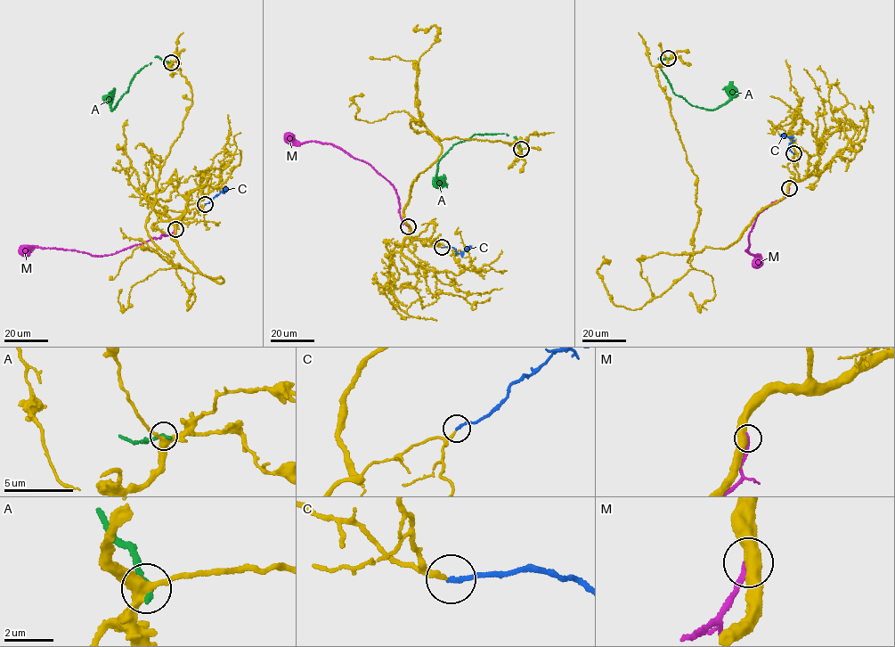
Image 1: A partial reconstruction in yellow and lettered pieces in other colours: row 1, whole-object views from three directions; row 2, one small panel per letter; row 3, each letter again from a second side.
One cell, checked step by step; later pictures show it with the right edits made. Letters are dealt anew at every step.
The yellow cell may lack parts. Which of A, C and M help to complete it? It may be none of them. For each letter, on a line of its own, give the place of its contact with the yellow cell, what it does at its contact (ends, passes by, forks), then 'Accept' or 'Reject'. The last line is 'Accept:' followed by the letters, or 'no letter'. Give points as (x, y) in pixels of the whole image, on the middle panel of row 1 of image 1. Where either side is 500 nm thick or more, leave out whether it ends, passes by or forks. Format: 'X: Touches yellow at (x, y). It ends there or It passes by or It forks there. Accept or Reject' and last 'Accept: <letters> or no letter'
A: Touches yellow at (521, 149). It ends there. Reject
C: Touches yellow at (442, 247). It ends there. Accept
M: Touches yellow at (408, 226). It ends there. Accept
Accept: C, M

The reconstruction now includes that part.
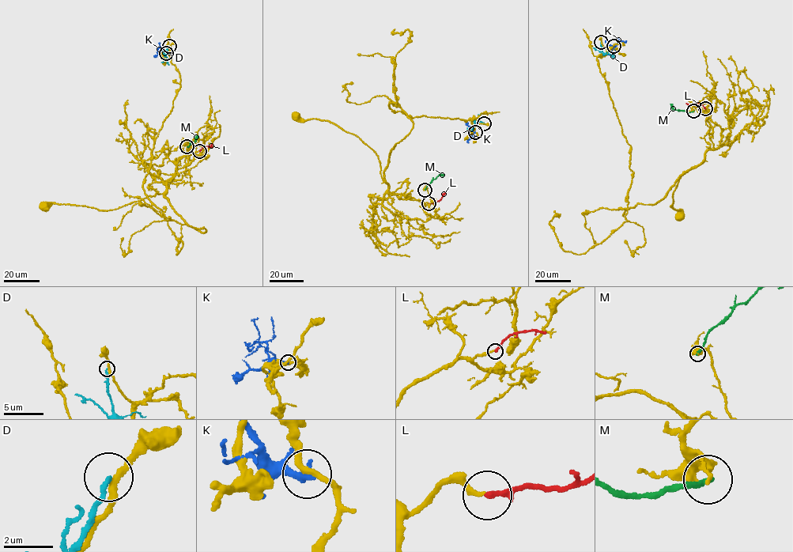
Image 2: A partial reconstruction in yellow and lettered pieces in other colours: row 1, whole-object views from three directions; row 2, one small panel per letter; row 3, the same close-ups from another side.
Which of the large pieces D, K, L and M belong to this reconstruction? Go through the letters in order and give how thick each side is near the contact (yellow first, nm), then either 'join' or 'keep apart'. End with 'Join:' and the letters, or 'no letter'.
D: 240 nm thick on the yellow side, 170 nm on the other; keep apart
K: 220 nm thick on the yellow side, 280 nm on the other; keep apart
L: 190 nm thick on the yellow side, 240 nm on the other; join
M: 130 nm thick on the yellow side, 200 nm on the other; keep apart
Join: L

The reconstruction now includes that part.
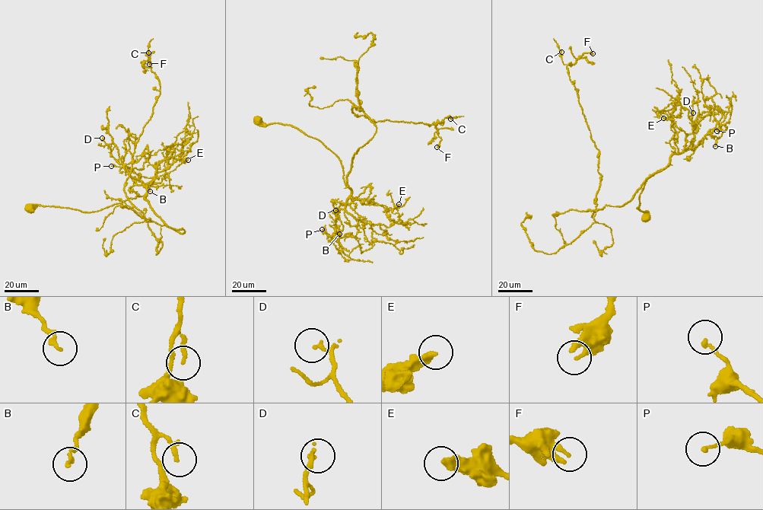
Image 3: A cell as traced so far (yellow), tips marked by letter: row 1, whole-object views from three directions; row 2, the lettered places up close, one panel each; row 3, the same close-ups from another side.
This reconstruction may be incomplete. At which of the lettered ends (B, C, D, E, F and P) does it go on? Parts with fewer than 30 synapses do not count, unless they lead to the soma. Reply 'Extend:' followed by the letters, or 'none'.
Extend: none

